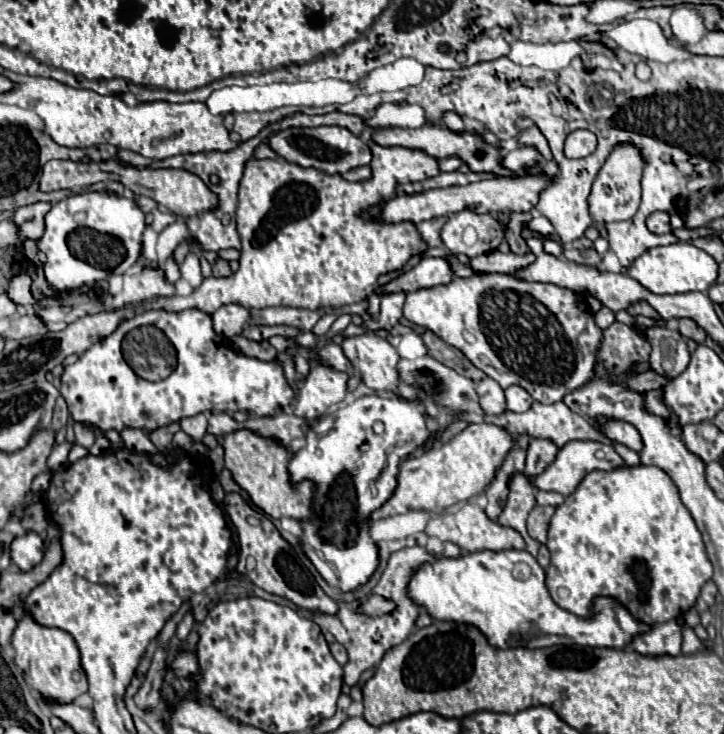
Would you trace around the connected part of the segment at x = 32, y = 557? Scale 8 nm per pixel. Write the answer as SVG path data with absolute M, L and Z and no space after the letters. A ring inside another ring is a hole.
M26 532L24 536L14 538L14 544L10 544L10 560L20 570L34 568L44 556L44 542L36 532Z

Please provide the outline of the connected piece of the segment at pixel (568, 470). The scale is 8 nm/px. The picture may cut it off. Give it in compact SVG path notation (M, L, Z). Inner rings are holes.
M572 440L558 450L556 460L550 464L550 468L546 468L546 472L530 478L530 484L544 492L560 492L560 494L568 496L576 490L576 486L588 472L614 470L620 466L624 466L624 460L620 458L620 454L614 450L612 444L602 444L602 442L592 442L592 440Z

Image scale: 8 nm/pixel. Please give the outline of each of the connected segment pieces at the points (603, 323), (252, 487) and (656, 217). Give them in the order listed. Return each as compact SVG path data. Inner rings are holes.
M602 308L600 312L596 312L594 314L594 320L596 320L596 324L598 324L598 328L608 328L612 322L614 322L614 314L608 310L608 308Z
M248 428L236 430L226 434L224 438L224 462L226 468L232 470L234 480L250 494L252 502L262 508L272 518L296 518L296 520L312 520L314 512L310 512L310 500L314 500L314 482L302 480L294 484L290 480L288 462L292 458L292 452L276 438L264 438L258 432L252 432Z
M652 212L652 214L648 216L646 224L648 224L650 232L654 232L654 234L666 234L666 232L672 230L666 212Z

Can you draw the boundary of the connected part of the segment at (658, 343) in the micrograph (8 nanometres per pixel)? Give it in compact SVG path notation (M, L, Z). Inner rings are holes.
M654 326L646 330L646 338L652 346L650 364L654 372L666 378L676 378L686 370L690 362L690 352L686 348L686 340L678 330Z

